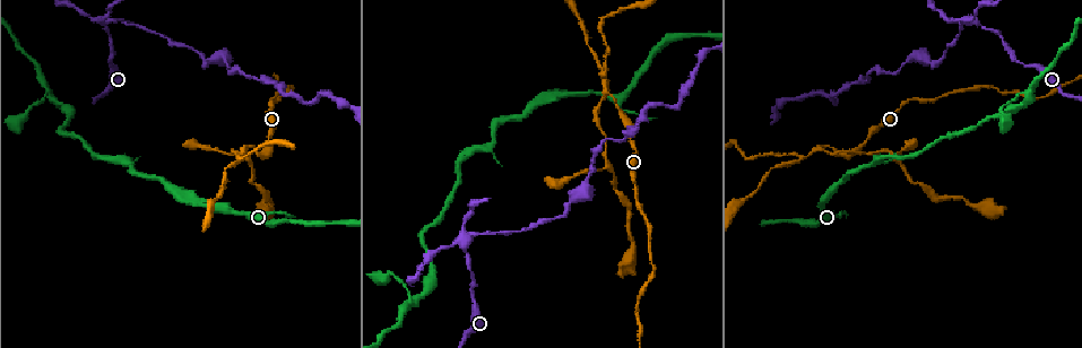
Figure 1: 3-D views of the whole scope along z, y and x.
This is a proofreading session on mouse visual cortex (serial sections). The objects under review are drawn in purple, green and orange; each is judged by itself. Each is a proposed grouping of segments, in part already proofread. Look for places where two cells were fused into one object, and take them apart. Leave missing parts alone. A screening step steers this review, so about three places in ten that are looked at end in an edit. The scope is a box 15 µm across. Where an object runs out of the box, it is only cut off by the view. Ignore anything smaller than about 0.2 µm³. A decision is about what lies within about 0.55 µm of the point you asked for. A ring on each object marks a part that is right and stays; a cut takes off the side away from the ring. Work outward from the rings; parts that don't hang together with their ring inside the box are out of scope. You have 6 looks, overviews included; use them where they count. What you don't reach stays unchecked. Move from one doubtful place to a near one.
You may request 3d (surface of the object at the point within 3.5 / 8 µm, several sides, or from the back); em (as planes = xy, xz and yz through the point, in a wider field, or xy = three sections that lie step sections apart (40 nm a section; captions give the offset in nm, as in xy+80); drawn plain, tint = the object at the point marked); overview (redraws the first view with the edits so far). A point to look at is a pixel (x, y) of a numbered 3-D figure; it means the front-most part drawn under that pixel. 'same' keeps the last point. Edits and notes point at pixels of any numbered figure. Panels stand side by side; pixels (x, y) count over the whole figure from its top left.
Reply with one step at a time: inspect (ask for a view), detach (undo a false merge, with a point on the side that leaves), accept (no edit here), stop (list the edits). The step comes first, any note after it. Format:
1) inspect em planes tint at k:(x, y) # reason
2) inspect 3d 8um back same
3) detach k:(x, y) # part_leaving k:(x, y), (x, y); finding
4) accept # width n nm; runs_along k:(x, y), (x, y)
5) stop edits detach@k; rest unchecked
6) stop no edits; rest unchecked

inspect 3d 3.5um at 1:(803, 156) # two arms at a narrow angle

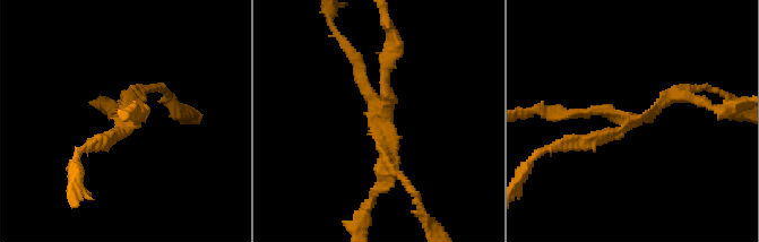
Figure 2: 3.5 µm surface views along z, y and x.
inspect em xy step 2 plain at 2:(630, 121) # arms 3; arm_widths 150, 200, 200 nm

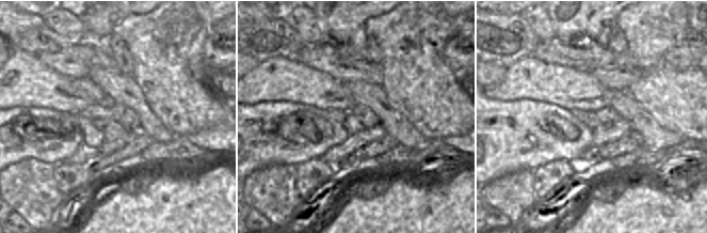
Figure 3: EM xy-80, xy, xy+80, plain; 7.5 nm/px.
inspect em xy step 2 tint same # where the object lies

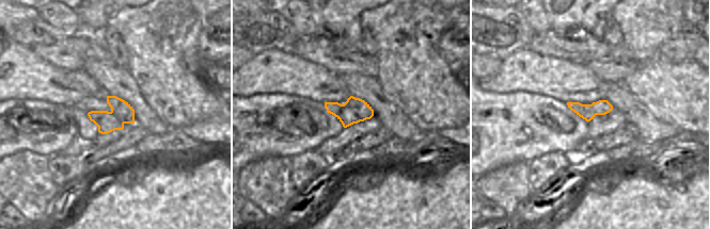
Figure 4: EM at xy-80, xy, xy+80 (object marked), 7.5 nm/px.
detach 2:(384, 68) # part_leaving 2:(385, 174), (361, 226); two cells meet here

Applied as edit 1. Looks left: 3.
inspect 3d 8um at 1:(493, 142) # abrupt turn

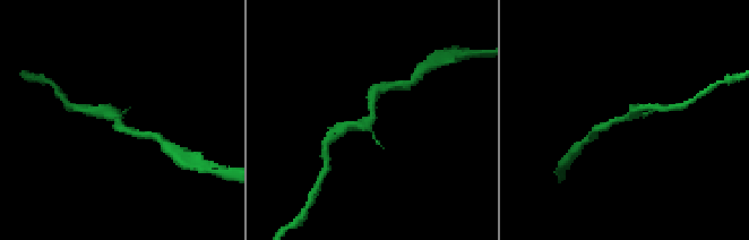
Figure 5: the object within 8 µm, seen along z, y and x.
inspect em planes tint at 5:(370, 121)

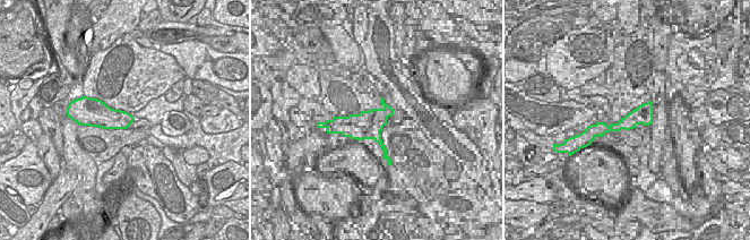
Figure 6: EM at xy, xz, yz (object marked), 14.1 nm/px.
accept # runs_along 5:(375, 90), (371, 119), (343, 128); all the same cell

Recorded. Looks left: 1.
stop edits detach@2; rest unchecked

